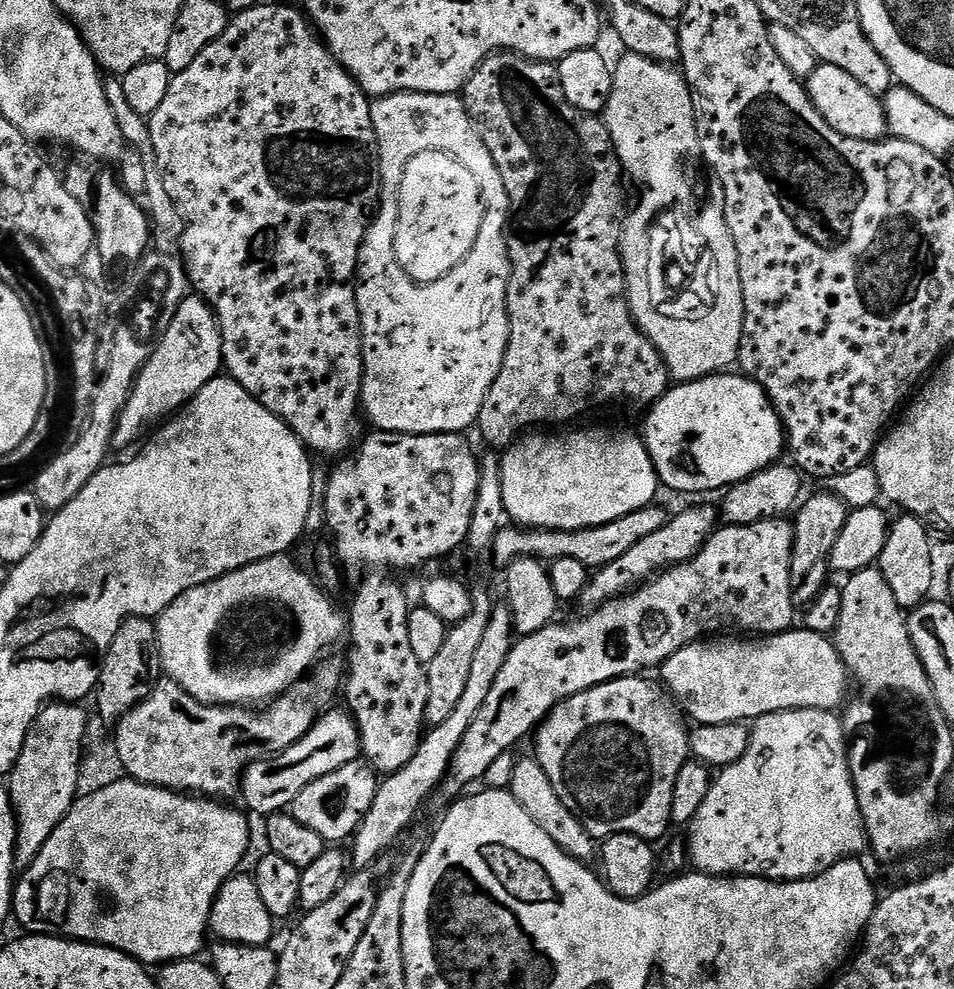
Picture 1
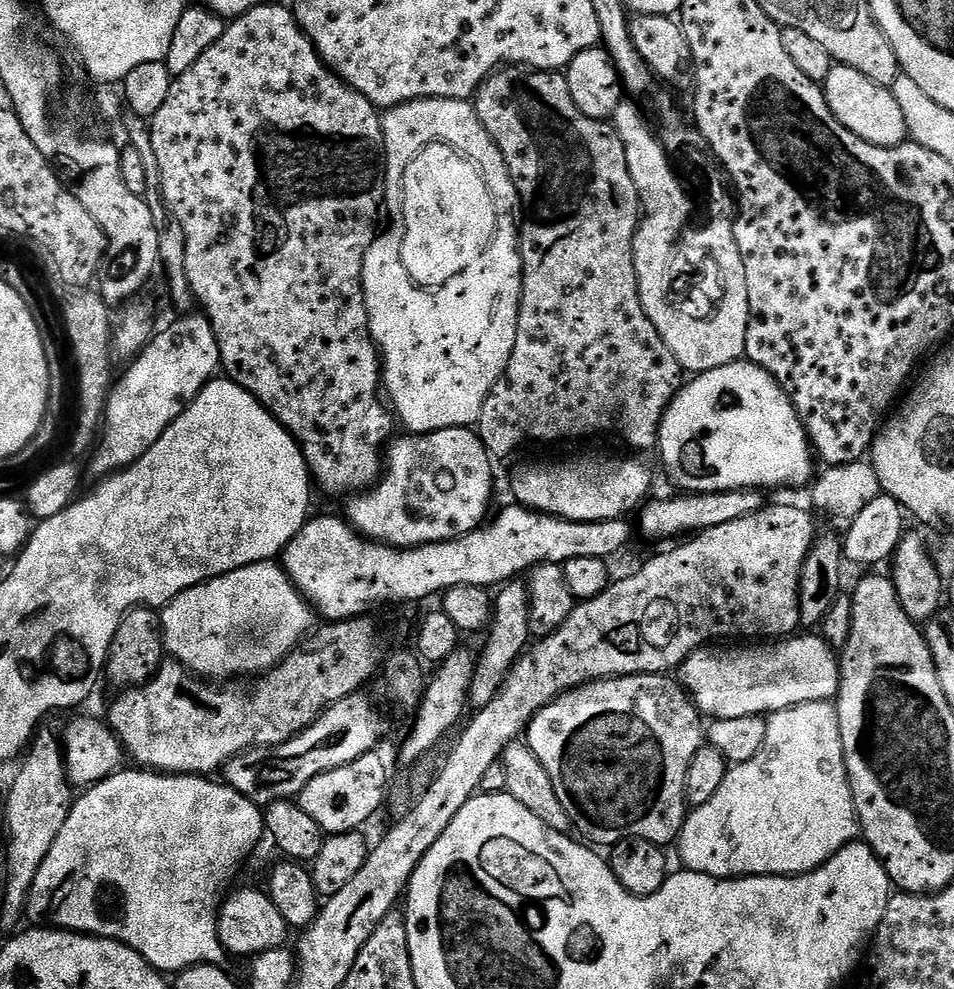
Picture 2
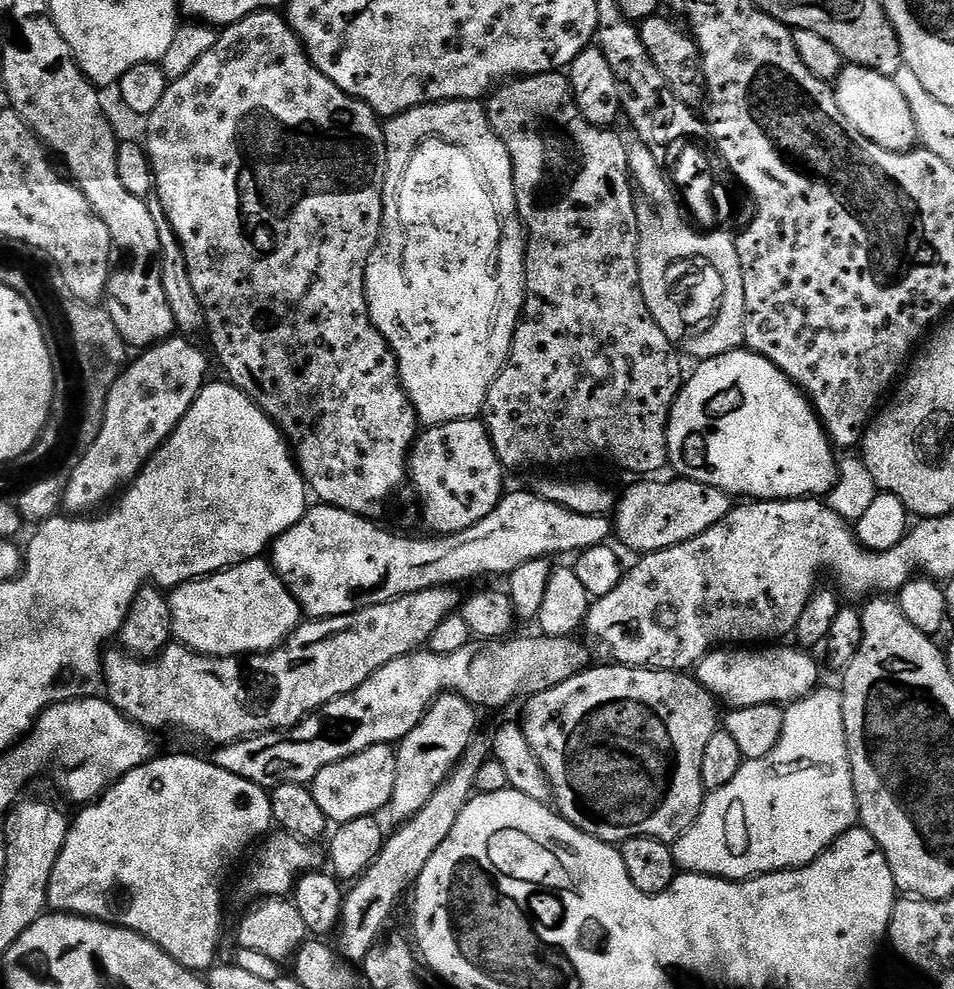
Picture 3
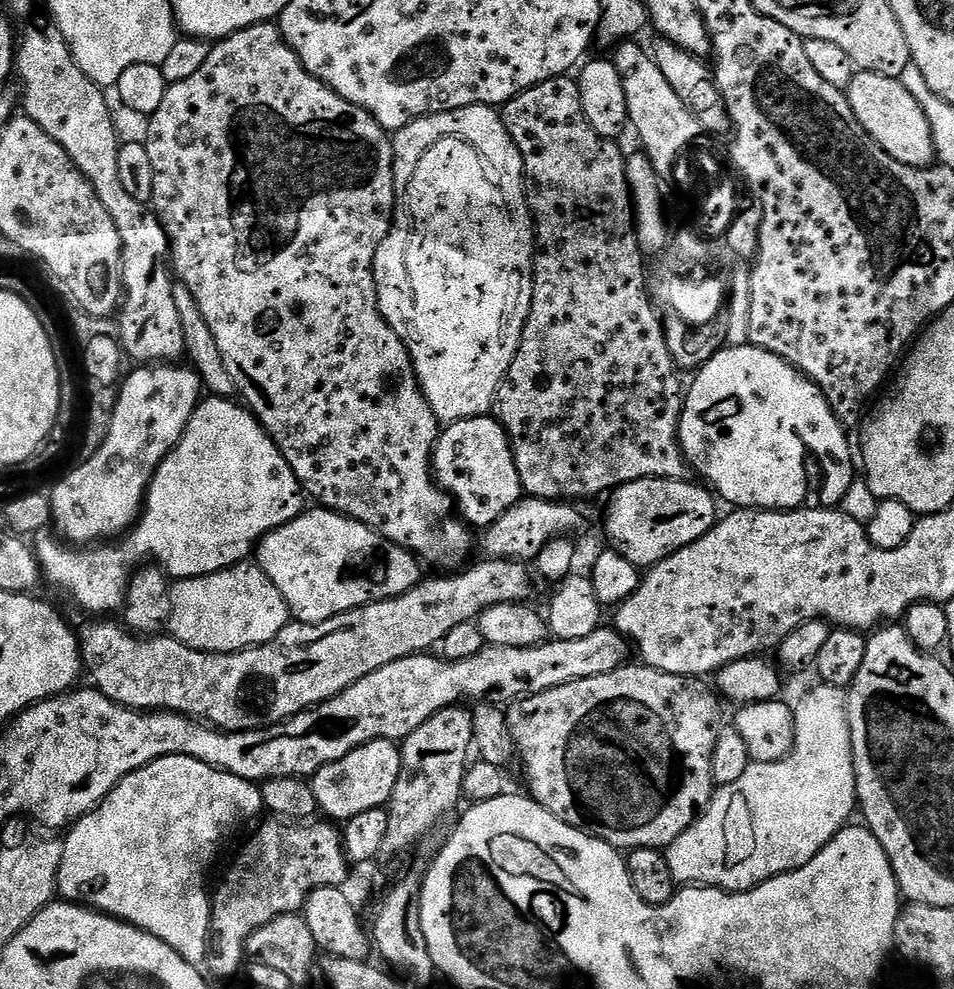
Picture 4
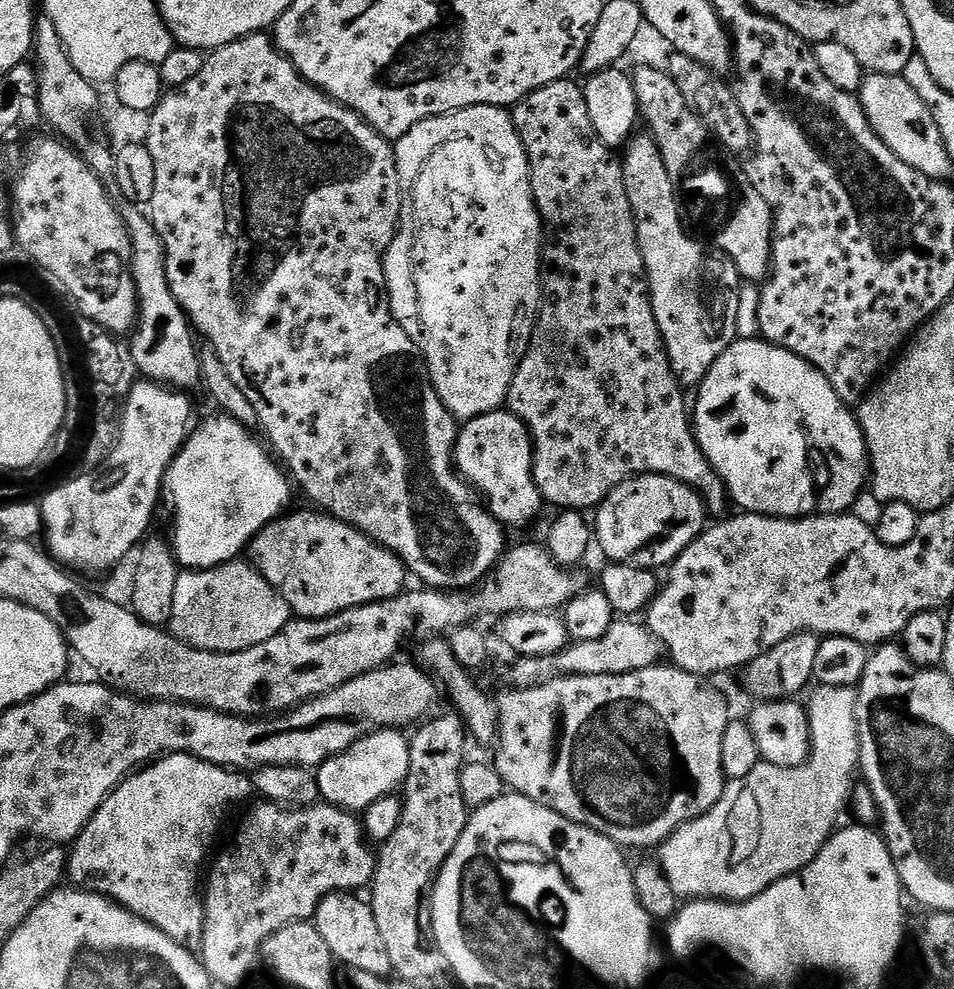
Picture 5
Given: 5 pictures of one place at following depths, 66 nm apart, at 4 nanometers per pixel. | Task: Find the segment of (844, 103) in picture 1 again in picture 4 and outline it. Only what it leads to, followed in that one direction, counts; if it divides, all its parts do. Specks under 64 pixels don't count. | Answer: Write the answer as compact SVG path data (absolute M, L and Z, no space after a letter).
M857 71L847 86L846 95L868 137L882 146L890 158L911 168L929 167L937 159L930 122L926 122L926 114L922 106L918 106L914 94L910 94L910 90L906 90L906 86L897 77Z

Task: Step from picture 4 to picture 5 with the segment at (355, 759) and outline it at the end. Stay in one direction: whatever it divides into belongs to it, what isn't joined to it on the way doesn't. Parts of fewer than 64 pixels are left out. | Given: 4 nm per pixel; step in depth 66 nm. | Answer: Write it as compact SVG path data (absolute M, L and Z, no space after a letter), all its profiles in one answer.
M383 728L366 738L354 742L342 754L331 756L325 764L315 769L321 797L335 808L344 808L353 814L363 813L378 798L393 795L403 785L410 770L409 737L395 728Z

